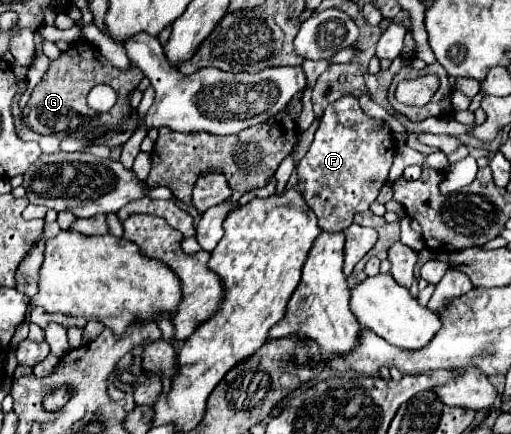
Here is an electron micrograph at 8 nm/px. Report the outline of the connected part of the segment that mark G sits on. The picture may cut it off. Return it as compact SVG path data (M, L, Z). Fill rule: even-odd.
M76 41L76 43L70 43L68 49L56 61L50 61L50 67L44 73L42 81L30 93L30 99L24 107L24 121L32 131L40 135L54 135L60 141L66 137L82 137L92 141L94 137L104 135L106 131L116 127L118 121L130 115L126 97L130 95L132 89L136 89L138 83L140 83L140 71L134 63L130 63L130 67L122 71L114 67L106 57L102 57L96 45L88 41ZM100 83L110 85L118 93L116 105L106 113L94 111L86 103L90 89Z

